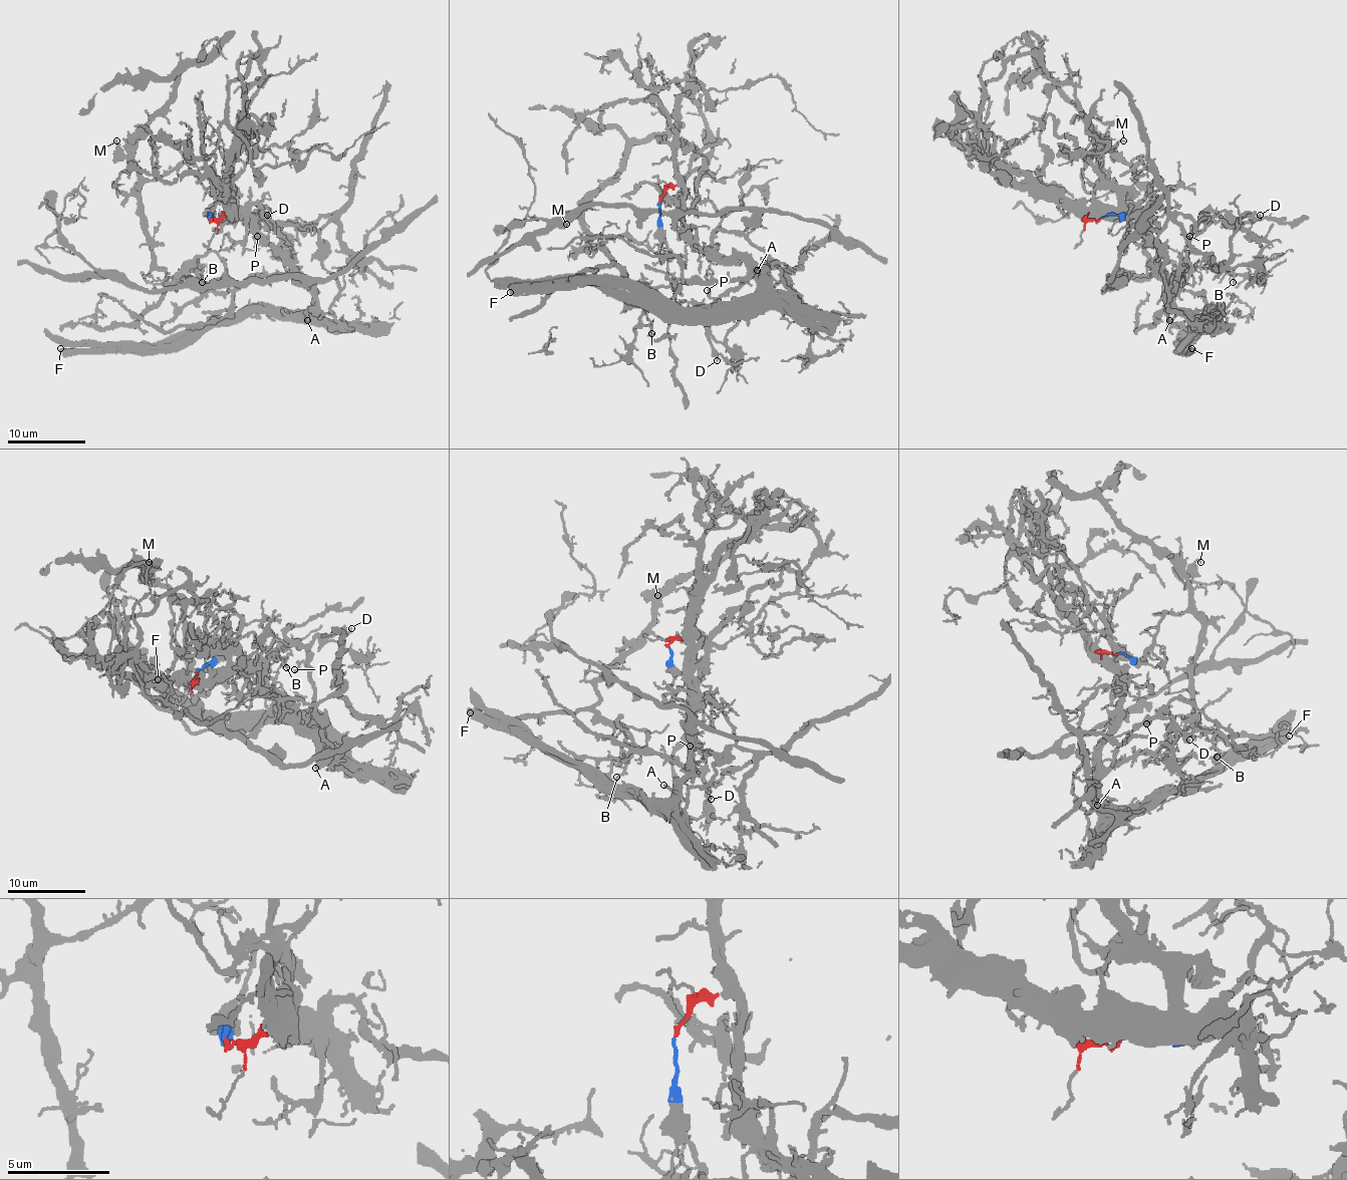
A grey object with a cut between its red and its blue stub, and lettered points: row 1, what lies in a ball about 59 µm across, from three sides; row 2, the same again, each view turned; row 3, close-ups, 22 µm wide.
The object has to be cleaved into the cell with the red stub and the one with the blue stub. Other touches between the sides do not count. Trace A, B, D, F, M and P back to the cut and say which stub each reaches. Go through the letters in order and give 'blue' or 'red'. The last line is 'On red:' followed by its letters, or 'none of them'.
A: red
B: blue
D: red
F: red
M: blue
P: red
On red: A, D, F, P

